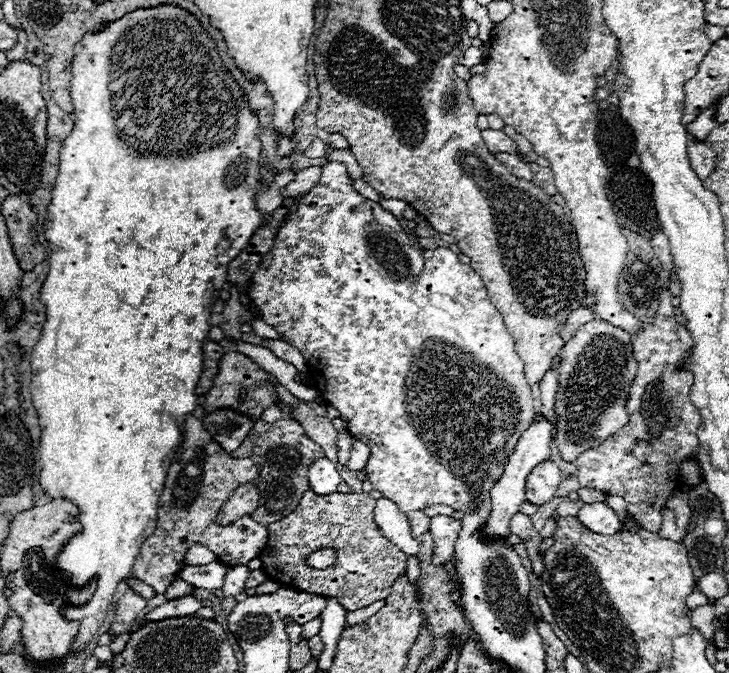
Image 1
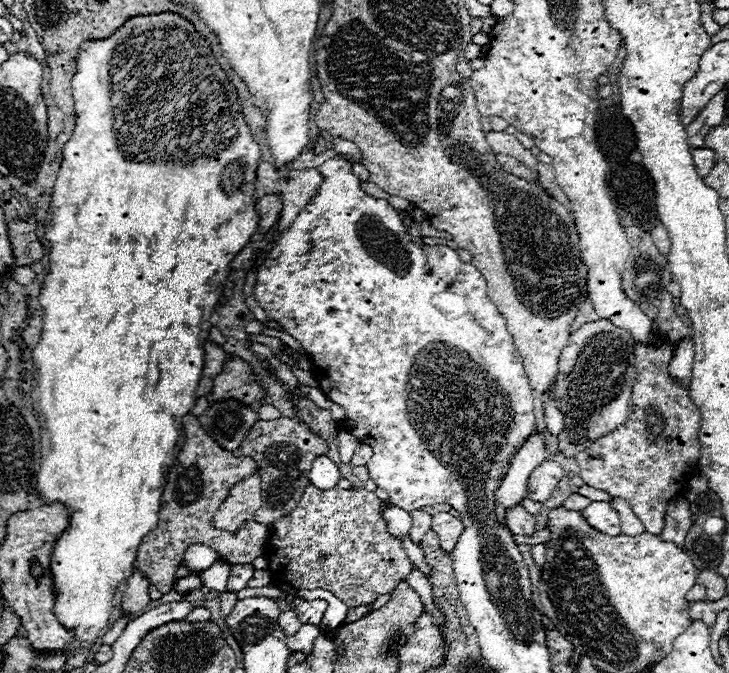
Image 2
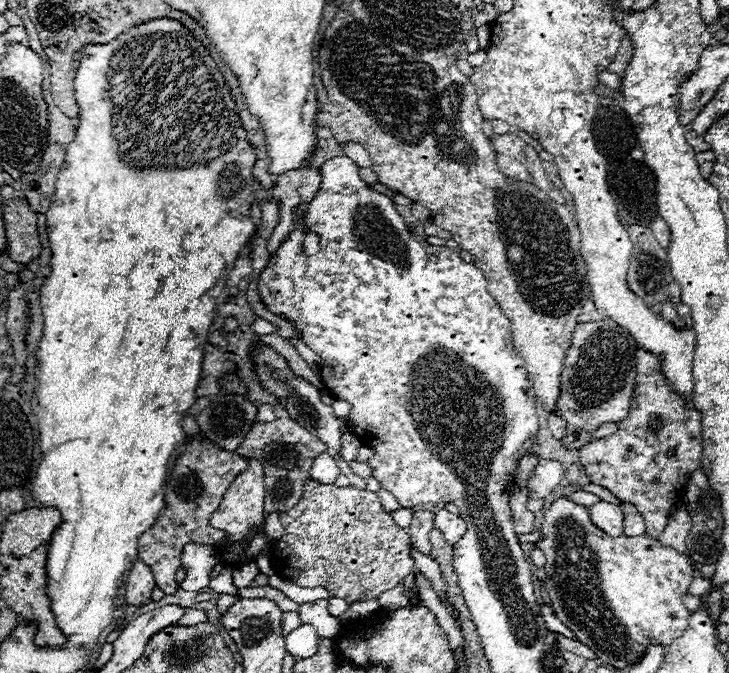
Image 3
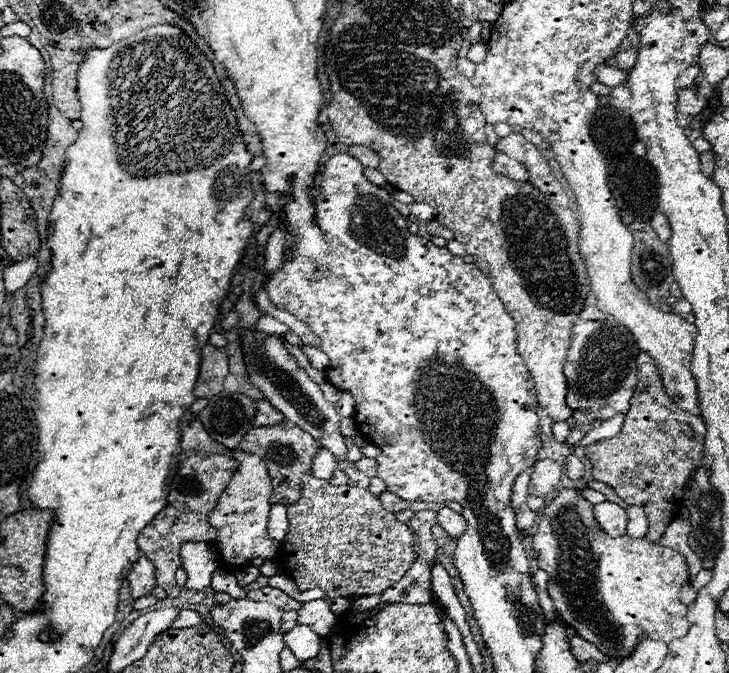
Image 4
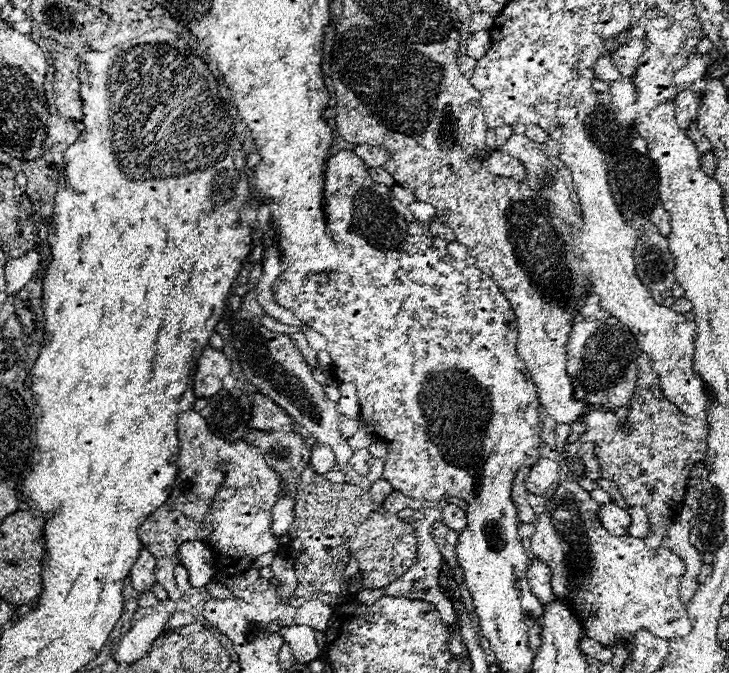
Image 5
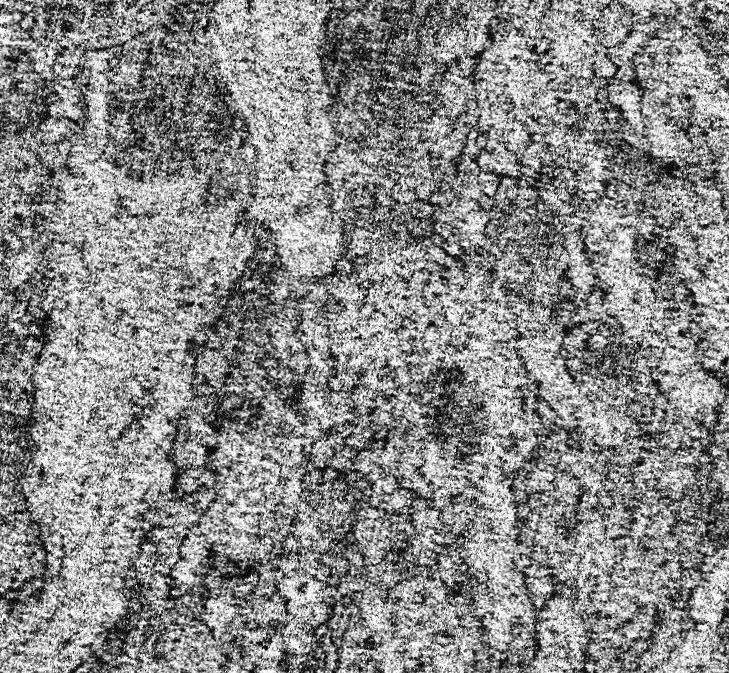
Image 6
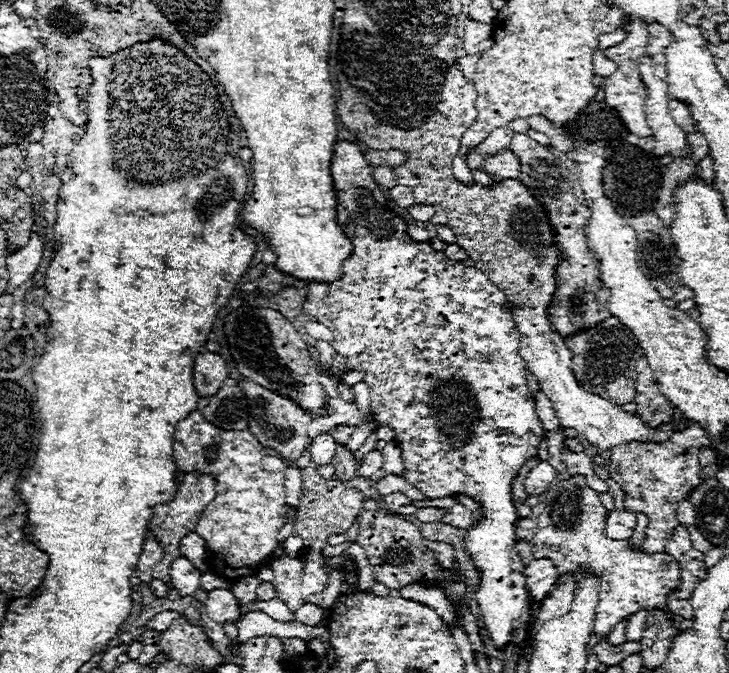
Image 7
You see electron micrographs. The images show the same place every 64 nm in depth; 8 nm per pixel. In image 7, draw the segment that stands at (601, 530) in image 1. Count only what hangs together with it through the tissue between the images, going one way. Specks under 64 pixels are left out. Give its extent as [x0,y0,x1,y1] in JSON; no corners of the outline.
[606,510,636,540]

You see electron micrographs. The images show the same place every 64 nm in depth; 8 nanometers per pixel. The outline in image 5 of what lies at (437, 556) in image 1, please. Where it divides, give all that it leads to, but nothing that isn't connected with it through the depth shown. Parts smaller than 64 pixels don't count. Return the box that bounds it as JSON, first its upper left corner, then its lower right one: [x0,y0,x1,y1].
[440,506,466,534]

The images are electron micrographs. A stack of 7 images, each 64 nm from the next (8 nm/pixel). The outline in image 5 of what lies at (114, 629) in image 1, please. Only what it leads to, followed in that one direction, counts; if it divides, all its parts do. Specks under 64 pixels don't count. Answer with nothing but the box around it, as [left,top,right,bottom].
[128,550,156,594]

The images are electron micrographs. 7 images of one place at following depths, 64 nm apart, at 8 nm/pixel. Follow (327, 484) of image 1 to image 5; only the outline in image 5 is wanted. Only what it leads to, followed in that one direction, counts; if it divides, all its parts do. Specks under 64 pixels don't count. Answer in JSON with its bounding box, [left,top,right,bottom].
[310,444,336,476]

